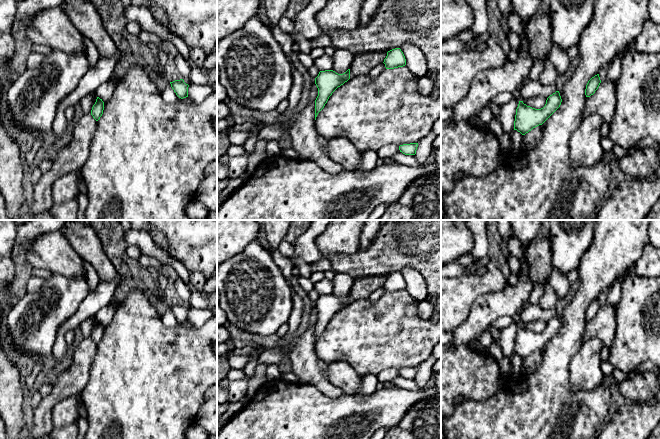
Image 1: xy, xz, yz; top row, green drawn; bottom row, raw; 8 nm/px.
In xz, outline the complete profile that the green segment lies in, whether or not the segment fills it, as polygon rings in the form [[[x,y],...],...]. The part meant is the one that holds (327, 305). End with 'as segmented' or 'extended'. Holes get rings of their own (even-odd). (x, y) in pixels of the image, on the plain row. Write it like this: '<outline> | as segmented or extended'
[[[350,293],[343,298],[333,294],[320,295],[315,302],[318,320],[315,324],[315,344],[318,337],[324,332],[332,317],[350,303]]] | as segmented

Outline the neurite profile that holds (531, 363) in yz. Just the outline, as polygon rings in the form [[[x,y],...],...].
[[[543,348],[533,352],[531,355],[523,359],[521,368],[522,376],[533,373],[539,368],[541,364],[542,354],[543,354]]]

